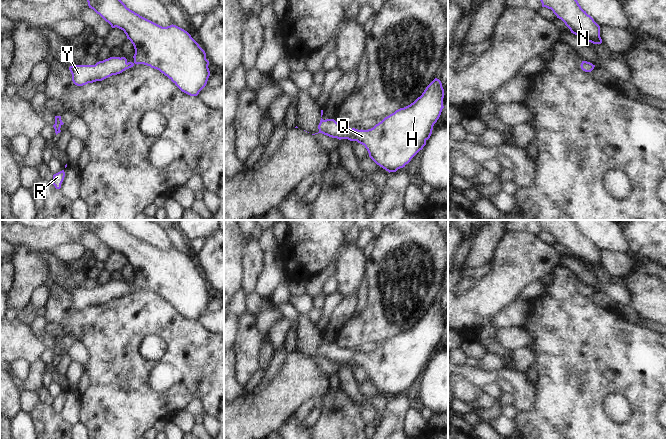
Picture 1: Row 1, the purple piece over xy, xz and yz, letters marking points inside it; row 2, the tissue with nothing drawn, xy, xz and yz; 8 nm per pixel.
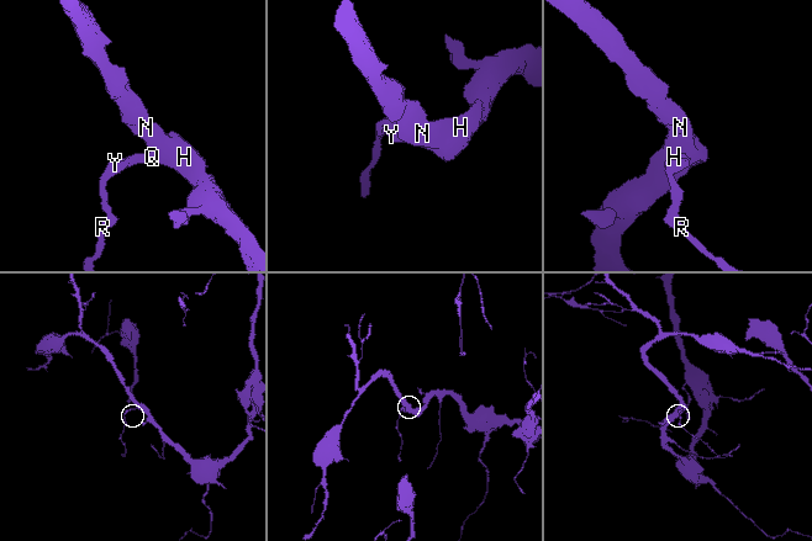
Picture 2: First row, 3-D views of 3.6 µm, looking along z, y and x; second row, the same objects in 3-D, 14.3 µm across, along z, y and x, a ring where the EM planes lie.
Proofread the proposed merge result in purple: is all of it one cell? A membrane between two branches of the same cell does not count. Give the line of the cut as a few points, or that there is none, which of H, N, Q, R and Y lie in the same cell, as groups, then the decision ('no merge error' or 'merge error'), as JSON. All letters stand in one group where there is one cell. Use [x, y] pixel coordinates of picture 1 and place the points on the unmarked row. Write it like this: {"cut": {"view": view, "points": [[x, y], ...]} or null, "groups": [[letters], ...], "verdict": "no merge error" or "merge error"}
{"cut": null, "groups": [["H", "N", "Q", "R", "Y"]], "verdict": "no merge error"}

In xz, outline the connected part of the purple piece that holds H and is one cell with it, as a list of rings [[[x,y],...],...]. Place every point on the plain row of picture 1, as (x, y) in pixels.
[[[435,302],[410,329],[396,334],[385,341],[381,346],[368,354],[350,352],[345,348],[339,348],[334,343],[323,344],[318,349],[319,356],[332,362],[357,365],[365,370],[369,381],[386,395],[396,396],[405,391],[411,383],[423,373],[430,362],[434,348],[439,343],[443,330],[444,313],[439,303]]]

